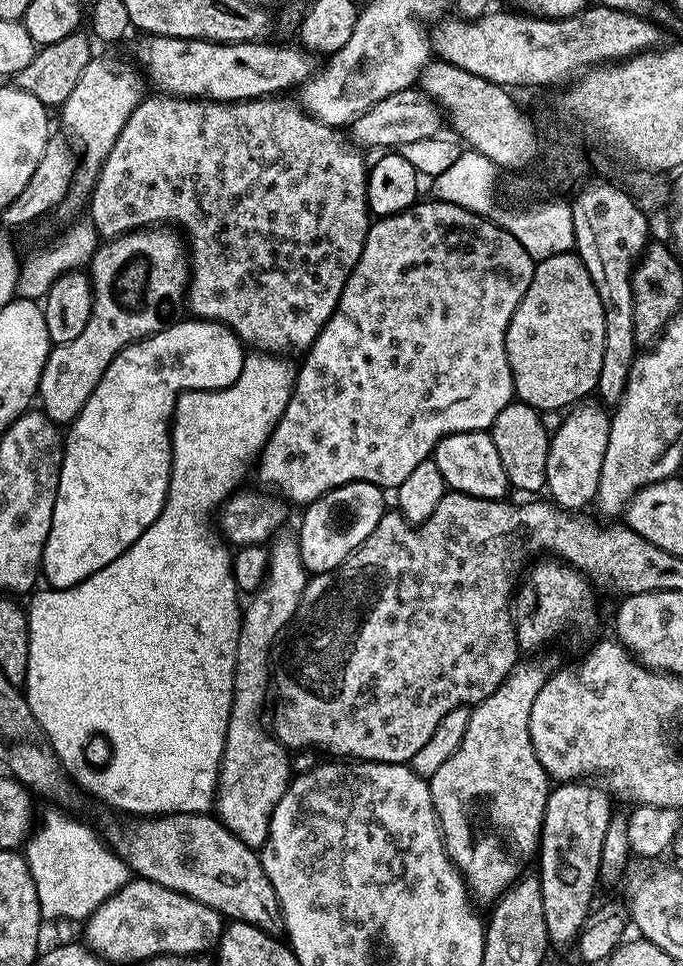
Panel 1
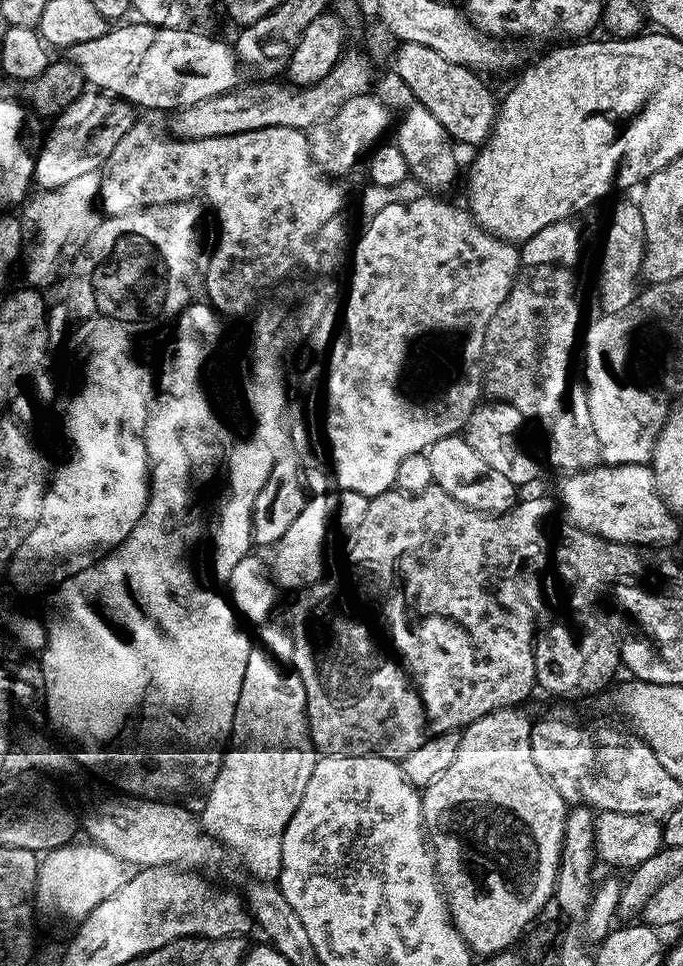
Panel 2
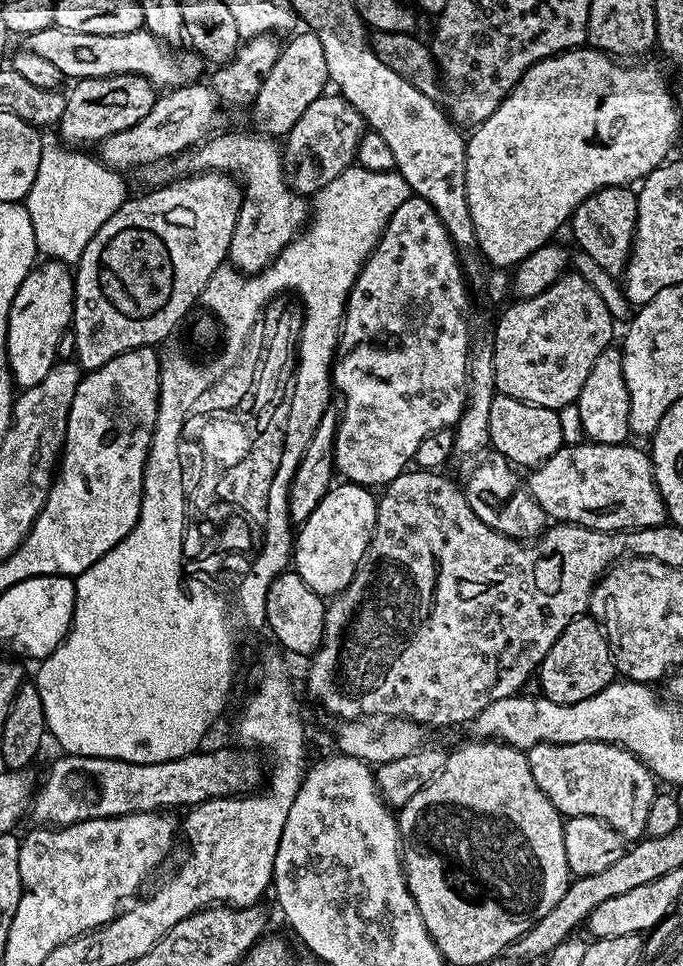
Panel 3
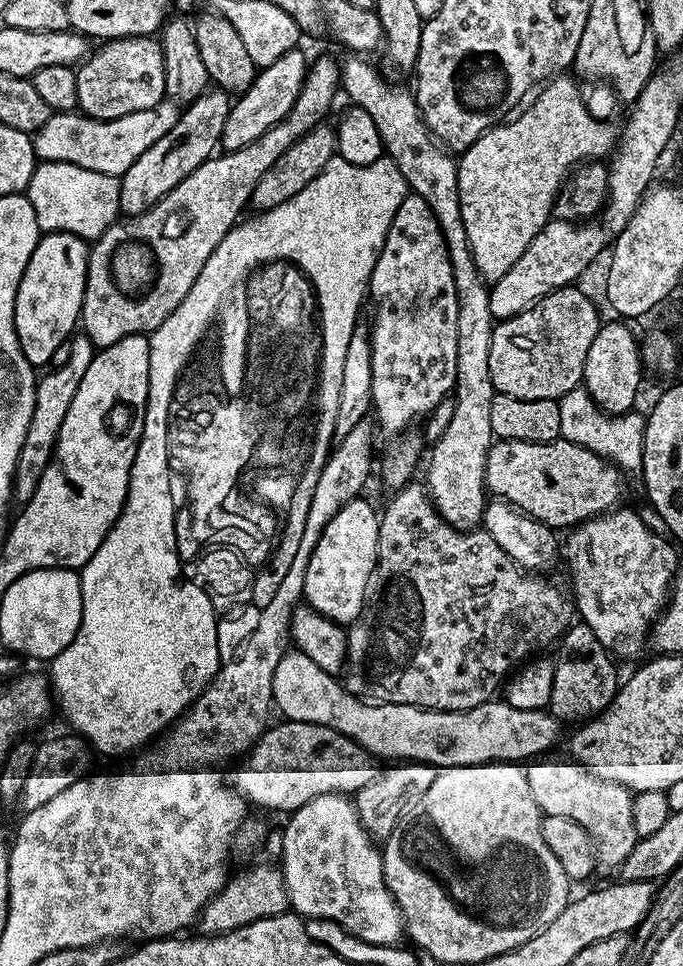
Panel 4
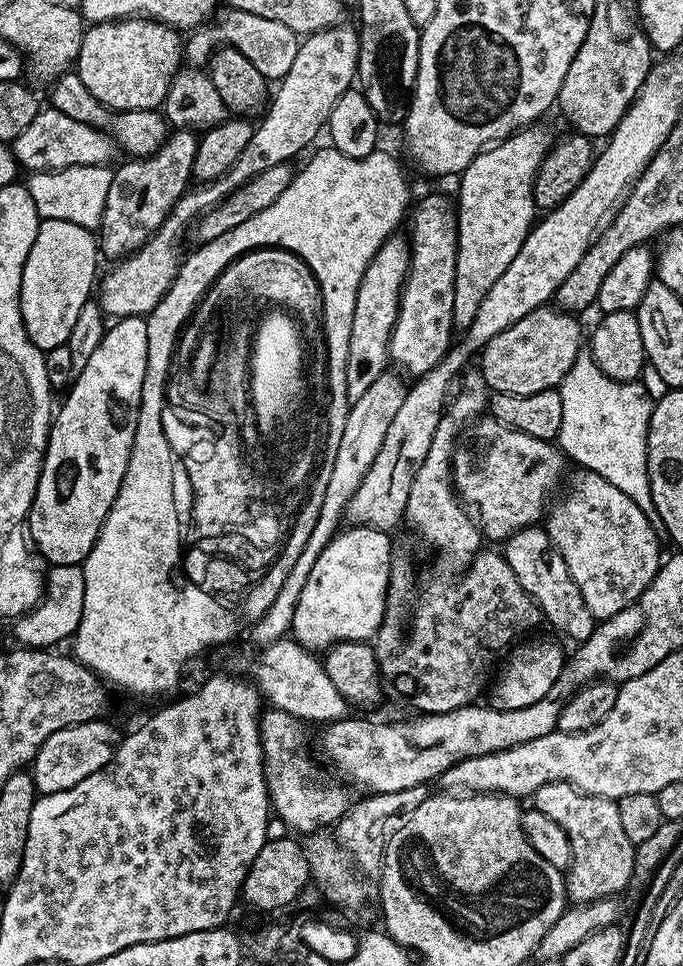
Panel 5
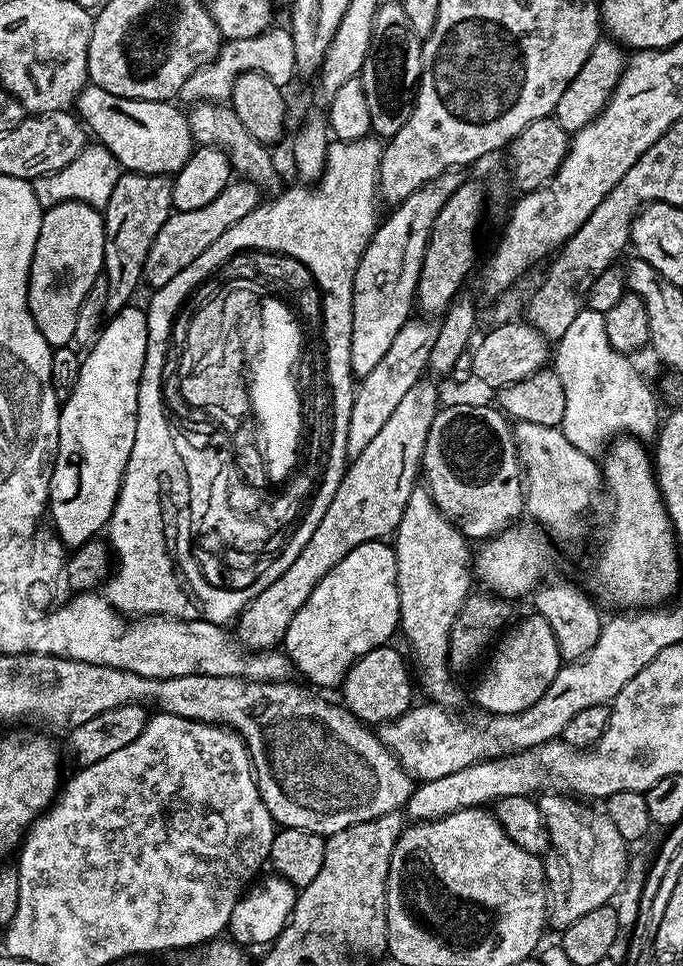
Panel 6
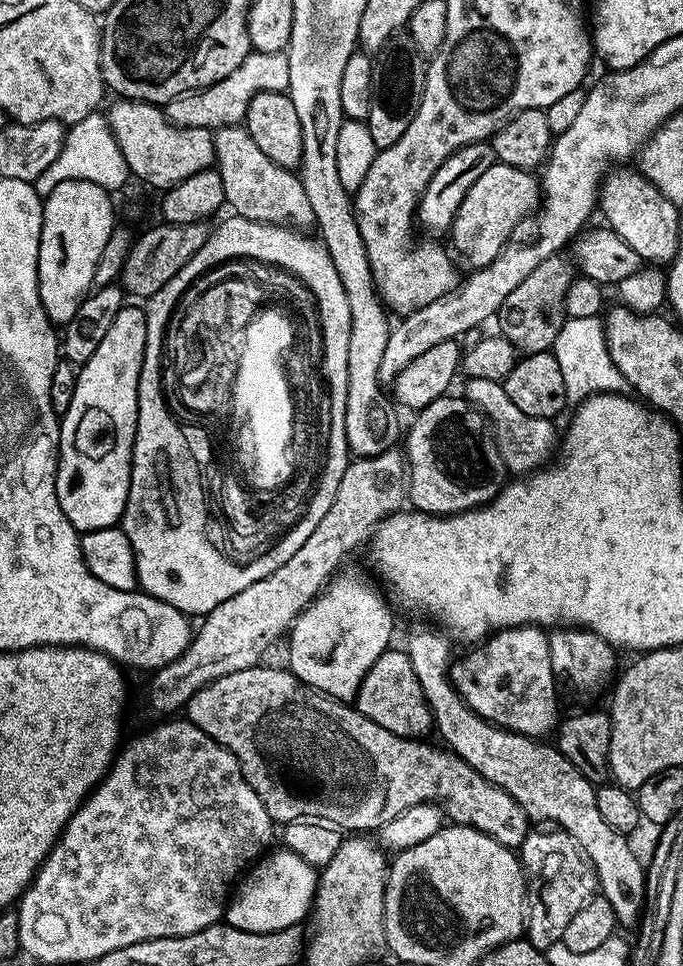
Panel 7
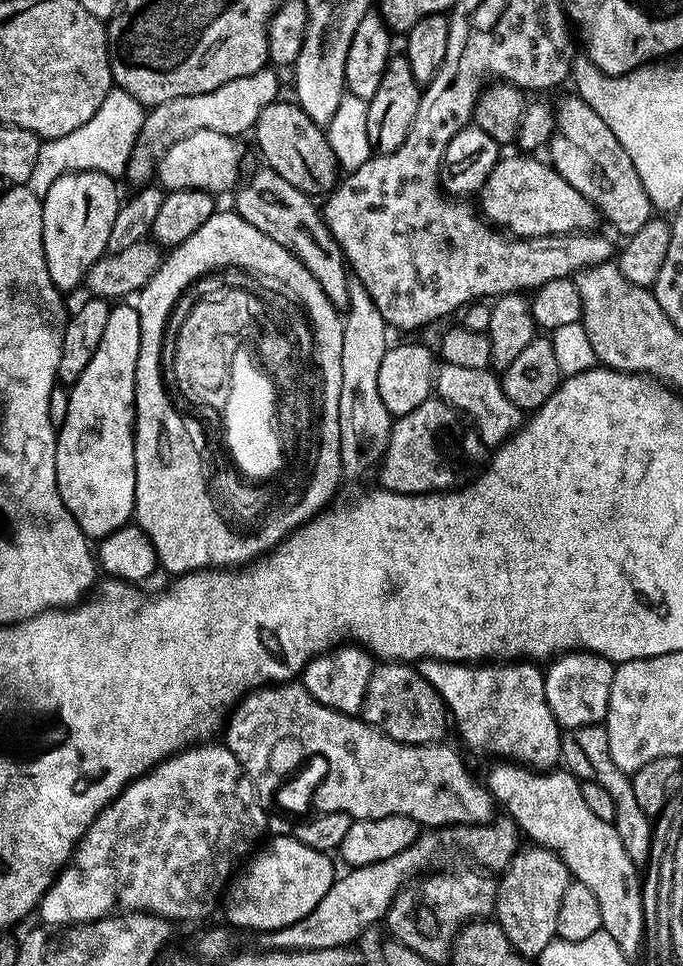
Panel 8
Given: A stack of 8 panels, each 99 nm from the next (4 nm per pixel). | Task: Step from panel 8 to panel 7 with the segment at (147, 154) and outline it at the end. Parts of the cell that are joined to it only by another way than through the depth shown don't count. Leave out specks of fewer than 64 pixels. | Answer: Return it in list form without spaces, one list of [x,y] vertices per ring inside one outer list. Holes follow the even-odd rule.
[[[251,51],[248,57],[231,74],[226,74],[216,84],[202,88],[199,92],[189,92],[187,96],[179,96],[163,105],[165,116],[180,128],[206,128],[215,130],[231,124],[240,124],[244,119],[250,102],[259,92],[287,93],[290,82],[290,66],[284,52],[266,54]]]

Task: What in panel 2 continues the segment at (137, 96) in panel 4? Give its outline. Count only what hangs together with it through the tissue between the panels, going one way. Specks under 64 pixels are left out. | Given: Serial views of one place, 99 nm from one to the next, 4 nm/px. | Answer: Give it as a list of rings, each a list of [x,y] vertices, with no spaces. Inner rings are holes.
[[[85,90],[51,121],[52,129],[38,148],[35,187],[50,191],[82,174],[100,172],[110,158],[110,153],[114,151],[114,146],[122,142],[126,130],[130,130],[137,119],[137,109],[127,100],[99,90]]]

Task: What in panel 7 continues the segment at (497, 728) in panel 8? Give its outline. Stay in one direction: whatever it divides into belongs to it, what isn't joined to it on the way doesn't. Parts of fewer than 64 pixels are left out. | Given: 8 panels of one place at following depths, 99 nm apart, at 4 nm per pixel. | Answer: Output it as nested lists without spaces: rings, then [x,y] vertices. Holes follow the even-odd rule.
[[[534,624],[523,628],[501,628],[487,640],[475,645],[465,656],[457,655],[450,669],[452,685],[474,710],[476,716],[489,720],[497,728],[523,736],[544,738],[557,727],[556,688],[552,669],[549,633]]]

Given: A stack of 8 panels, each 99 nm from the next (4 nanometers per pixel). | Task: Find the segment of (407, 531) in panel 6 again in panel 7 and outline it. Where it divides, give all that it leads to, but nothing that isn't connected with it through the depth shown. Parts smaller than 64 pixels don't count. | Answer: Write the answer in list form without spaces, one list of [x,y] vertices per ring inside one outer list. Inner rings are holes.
[[[420,628],[410,633],[406,651],[410,666],[414,666],[414,674],[422,686],[422,694],[426,694],[435,731],[440,731],[441,738],[445,740],[443,743],[455,755],[461,756],[475,772],[482,774],[482,778],[506,790],[506,794],[510,794],[510,798],[522,806],[529,821],[549,820],[552,823],[549,825],[571,834],[584,859],[596,873],[599,895],[610,902],[617,925],[624,926],[628,920],[624,908],[630,907],[635,900],[640,902],[645,899],[642,885],[645,883],[646,868],[634,858],[627,846],[625,833],[610,830],[602,814],[598,814],[594,784],[588,781],[591,779],[579,772],[551,743],[508,732],[476,716],[452,685],[450,669],[454,659],[453,645],[443,631],[432,628]]]

